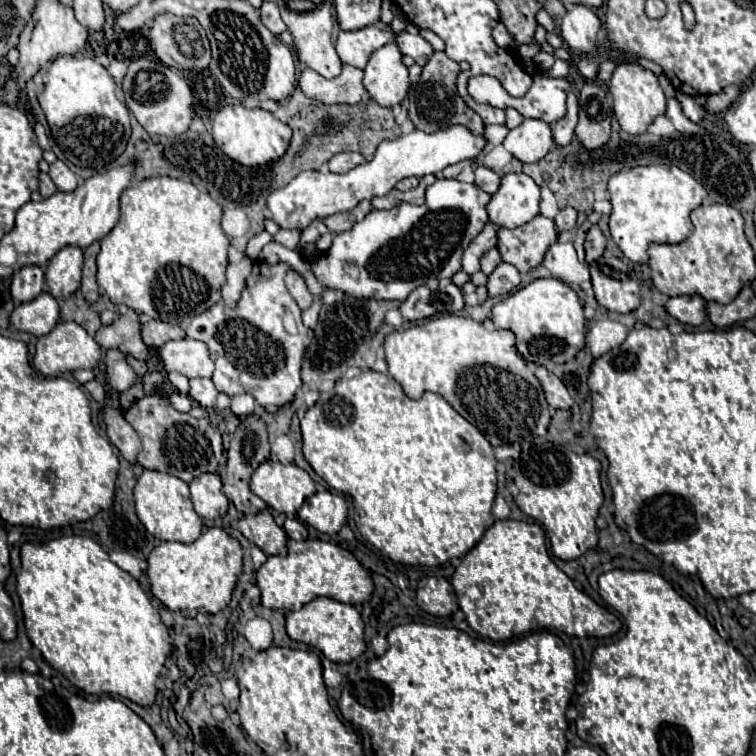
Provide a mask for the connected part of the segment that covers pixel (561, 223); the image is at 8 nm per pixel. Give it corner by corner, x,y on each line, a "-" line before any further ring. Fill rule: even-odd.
571,206
563,208
563,210
555,216
555,226
557,226
559,232
571,230
571,228
575,226
575,222
577,222
577,212
575,212

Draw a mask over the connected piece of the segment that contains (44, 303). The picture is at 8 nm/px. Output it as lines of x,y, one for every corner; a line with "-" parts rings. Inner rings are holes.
43,292
35,300
19,304
11,312
9,322
13,330
43,336
59,322
59,304
51,294

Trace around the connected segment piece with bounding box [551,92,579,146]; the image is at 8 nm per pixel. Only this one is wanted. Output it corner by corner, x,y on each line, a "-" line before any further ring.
569,92
567,94
567,114
555,122
551,126
551,132
553,132
553,140
557,146
567,146
573,138
573,130
575,130
575,124
577,124
577,96
575,92

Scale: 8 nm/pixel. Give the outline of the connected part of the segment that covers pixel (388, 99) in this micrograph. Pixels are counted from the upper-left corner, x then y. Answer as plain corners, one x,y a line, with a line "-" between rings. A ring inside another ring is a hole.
395,44
379,48
367,62
363,76
363,86
369,96
385,106
393,108
409,92
409,74
407,66
401,62
401,52

